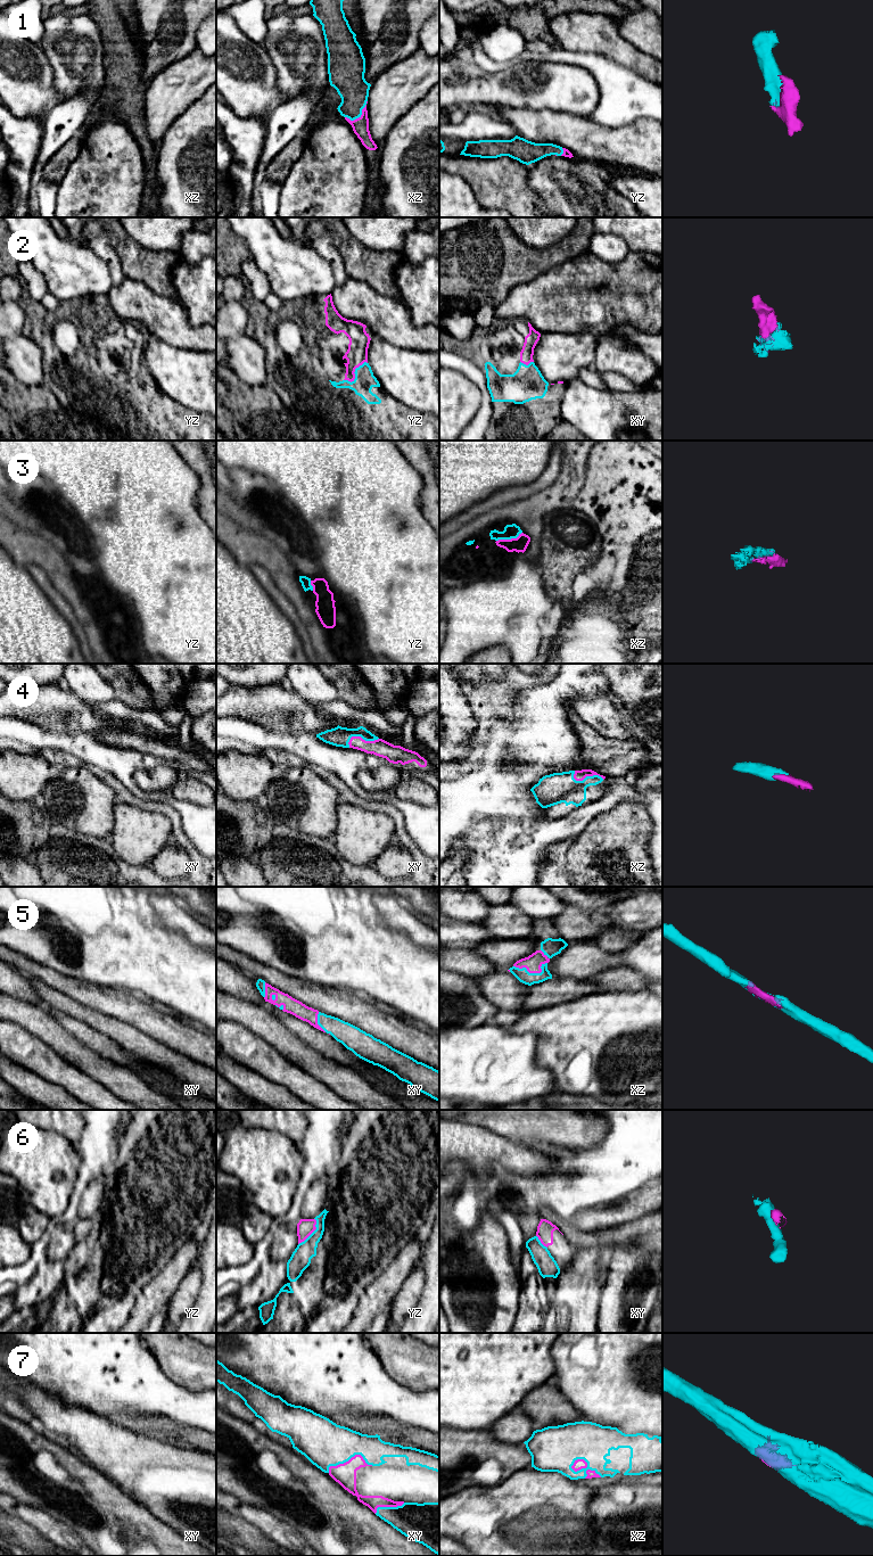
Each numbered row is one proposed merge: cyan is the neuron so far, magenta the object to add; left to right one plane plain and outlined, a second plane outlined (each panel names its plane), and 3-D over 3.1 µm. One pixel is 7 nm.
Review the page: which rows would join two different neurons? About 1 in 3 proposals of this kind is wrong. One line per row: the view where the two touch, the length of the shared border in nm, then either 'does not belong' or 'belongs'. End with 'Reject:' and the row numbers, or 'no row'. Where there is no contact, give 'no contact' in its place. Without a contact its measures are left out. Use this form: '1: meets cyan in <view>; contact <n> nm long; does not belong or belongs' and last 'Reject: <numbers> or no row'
1: meets cyan in xz; contact 200 nm long; belongs
2: meets cyan in yz; contact 220 nm long; belongs
3: meets cyan in xz; contact 200 nm long; belongs
4: meets cyan in xy; contact 220 nm long; belongs
5: meets cyan in xz; contact 240 nm long; belongs
6: meets cyan in yz; contact 220 nm long; does not belong
7: meets cyan in xz; contact 240 nm long; belongs
Reject: 6

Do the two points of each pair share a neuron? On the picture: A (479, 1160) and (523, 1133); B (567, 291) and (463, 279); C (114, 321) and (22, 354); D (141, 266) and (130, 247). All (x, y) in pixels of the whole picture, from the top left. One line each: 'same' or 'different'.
A: different
B: different
C: different
D: same

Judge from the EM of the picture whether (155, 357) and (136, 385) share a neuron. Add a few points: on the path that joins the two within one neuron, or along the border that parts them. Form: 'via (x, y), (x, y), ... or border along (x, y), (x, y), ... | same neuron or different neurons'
border along (145, 362), (149, 375), (161, 392) | different neurons

